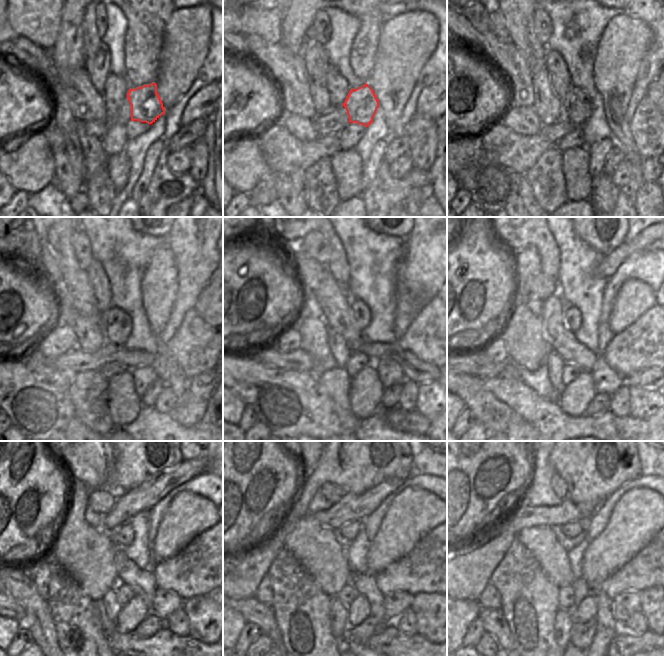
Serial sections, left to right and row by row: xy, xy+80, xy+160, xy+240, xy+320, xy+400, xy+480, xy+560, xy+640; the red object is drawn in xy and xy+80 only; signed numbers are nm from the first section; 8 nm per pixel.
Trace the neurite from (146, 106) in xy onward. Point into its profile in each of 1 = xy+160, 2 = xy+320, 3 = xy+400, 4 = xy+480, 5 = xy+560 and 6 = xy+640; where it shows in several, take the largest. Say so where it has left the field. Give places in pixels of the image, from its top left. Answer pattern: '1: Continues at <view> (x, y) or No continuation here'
1: Continues at xy+160 (578, 106)
2: Continues at xy+320 (349, 318)
3: Continues at xy+400 (573, 318)
4: Continues at xy+480 (123, 535)
5: Continues at xy+560 (349, 531)
6: Continues at xy+640 (571, 529)

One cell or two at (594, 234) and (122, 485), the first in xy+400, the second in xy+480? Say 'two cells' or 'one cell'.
one cell

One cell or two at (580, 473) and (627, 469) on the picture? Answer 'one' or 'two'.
one

